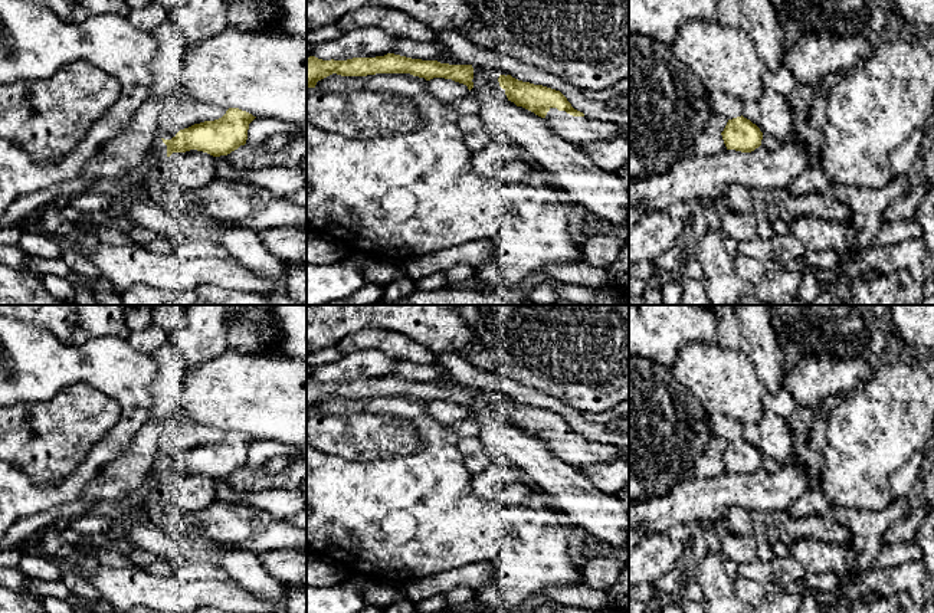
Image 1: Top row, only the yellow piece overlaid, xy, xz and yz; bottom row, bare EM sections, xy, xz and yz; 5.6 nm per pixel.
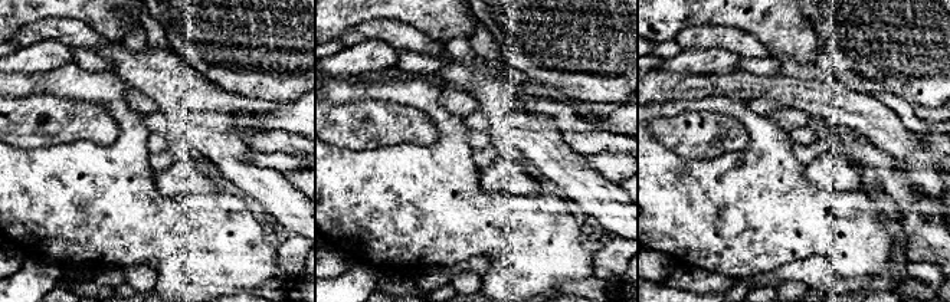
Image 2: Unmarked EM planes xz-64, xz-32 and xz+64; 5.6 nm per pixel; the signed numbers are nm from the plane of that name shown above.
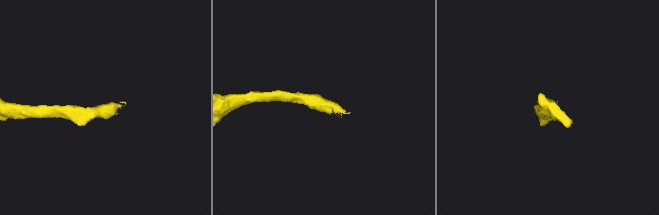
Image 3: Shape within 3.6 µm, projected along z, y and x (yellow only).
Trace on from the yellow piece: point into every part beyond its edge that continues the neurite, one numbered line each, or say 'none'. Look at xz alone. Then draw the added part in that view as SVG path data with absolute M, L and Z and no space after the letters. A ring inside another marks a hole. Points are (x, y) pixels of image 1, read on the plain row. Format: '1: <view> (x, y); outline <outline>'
1: xz (577, 452); outline M550 430L545 437L548 448L564 462L579 469L590 463L620 459L623 453L612 445L602 445L587 439L573 439L566 433Z

